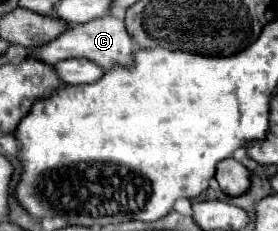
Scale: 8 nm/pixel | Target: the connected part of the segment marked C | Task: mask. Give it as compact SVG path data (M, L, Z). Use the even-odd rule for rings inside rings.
M104 16L100 20L92 20L88 24L76 24L76 26L68 28L58 38L46 42L40 48L34 48L28 54L28 58L34 58L34 60L38 60L42 64L48 64L48 66L54 66L56 62L66 60L66 58L86 58L86 60L94 62L96 66L108 70L114 64L126 64L128 66L134 50L136 50L136 46L132 42L130 34L126 32L124 20L118 20L114 16Z

